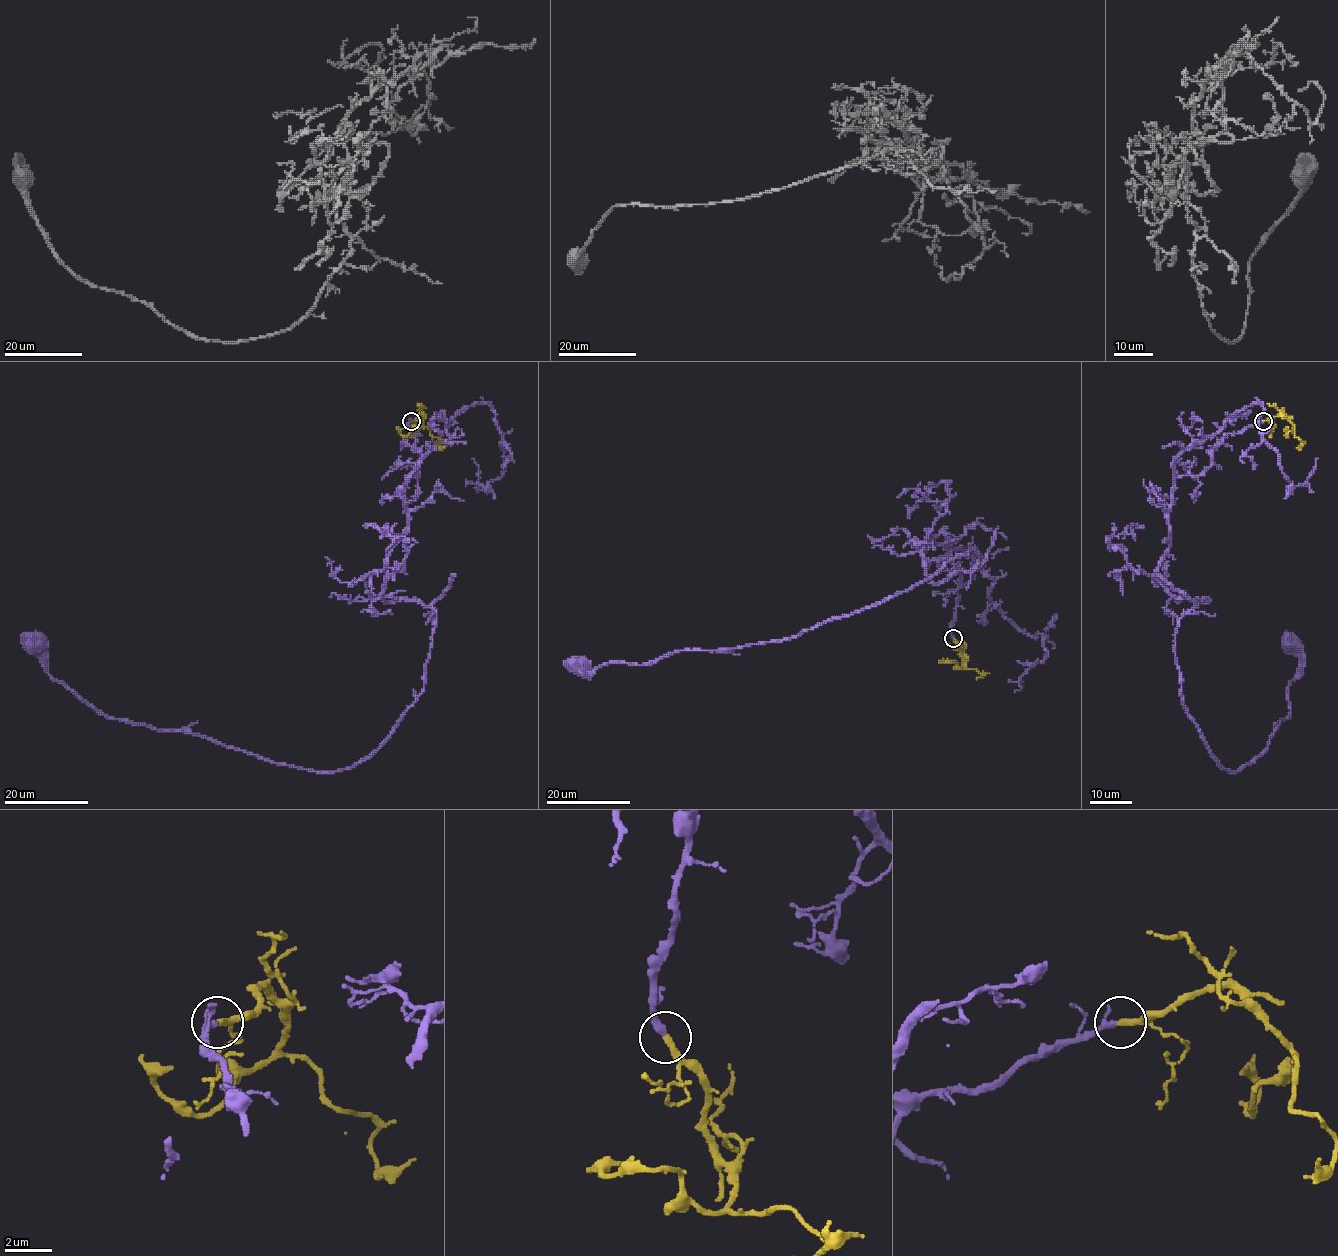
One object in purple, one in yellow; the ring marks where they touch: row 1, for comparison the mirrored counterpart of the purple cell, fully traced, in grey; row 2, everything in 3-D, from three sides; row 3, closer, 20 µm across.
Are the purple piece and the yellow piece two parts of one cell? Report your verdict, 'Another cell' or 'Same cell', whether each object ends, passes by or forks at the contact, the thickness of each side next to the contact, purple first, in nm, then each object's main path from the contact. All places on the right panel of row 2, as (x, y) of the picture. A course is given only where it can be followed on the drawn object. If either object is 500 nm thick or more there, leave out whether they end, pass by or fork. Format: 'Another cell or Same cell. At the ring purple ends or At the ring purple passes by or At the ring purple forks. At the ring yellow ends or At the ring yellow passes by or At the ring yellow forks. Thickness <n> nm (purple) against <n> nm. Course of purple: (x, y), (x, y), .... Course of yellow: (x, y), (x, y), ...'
Same cell. At the ring purple passes by. At the ring yellow ends. Thickness 220 nm (purple) against 280 nm. Course of purple: (1263, 421), (1174, 480), (1157, 570), (1208, 600), (1175, 658), (1227, 770), (1290, 714), (1289, 641). Course of yellow: (1263, 421), (1282, 415), (1295, 427), (1294, 436), (1302, 444), (1299, 445)

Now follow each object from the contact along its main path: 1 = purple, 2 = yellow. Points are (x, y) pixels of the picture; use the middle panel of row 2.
1: (953, 638), (961, 576), (929, 532), (932, 582), (970, 571), (974, 550), (776, 641), (586, 676), (578, 663)
2: (953, 638), (960, 647), (967, 669), (975, 668), (981, 677), (989, 674)

